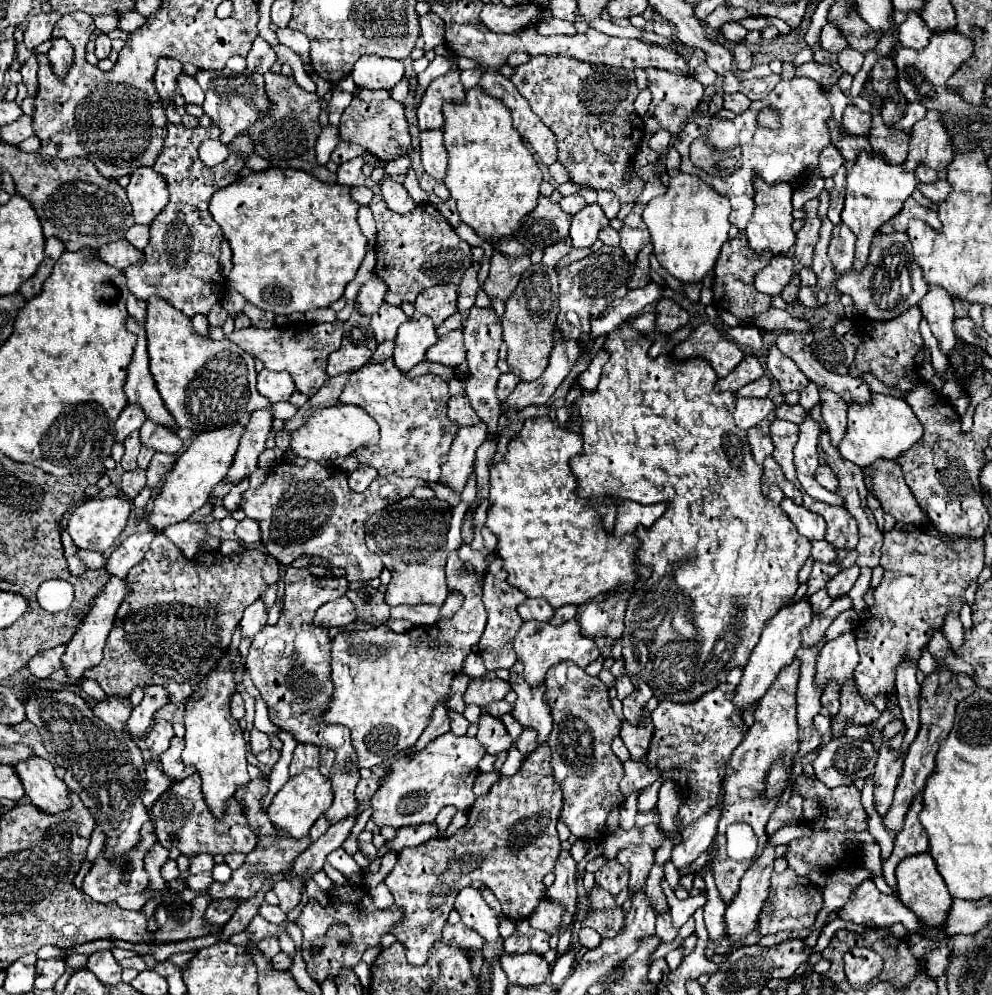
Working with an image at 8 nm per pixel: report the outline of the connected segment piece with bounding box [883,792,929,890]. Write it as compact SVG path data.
M921 792L915 796L915 800L909 806L909 812L905 816L905 824L903 830L897 834L895 838L895 848L891 852L891 856L885 860L883 864L883 876L885 882L895 890L895 868L897 864L905 858L905 856L913 856L919 852L925 852L929 848L929 840L927 840L927 832L919 822L919 812L923 810L923 796Z

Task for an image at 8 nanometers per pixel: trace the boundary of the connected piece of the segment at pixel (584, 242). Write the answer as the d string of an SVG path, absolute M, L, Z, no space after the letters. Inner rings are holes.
M587 204L583 210L579 210L571 220L569 236L573 240L575 248L591 246L599 240L599 232L609 226L607 216L603 214L599 204Z

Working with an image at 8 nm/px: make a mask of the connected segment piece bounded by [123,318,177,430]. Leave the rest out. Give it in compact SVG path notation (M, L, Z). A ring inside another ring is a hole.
M129 318L129 330L137 334L137 344L133 350L133 358L127 366L127 380L125 380L125 398L129 404L137 404L143 408L147 420L153 420L155 424L161 424L165 428L177 430L175 420L169 416L159 390L155 388L153 376L149 372L149 358L147 358L147 340L145 340L145 328Z

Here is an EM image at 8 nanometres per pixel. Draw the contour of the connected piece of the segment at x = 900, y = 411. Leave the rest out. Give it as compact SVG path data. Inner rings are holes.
M875 394L873 404L869 406L851 406L847 418L847 434L839 444L839 452L845 460L853 462L859 468L867 468L877 460L897 460L923 436L923 424L917 420L911 406L901 398L885 394Z

